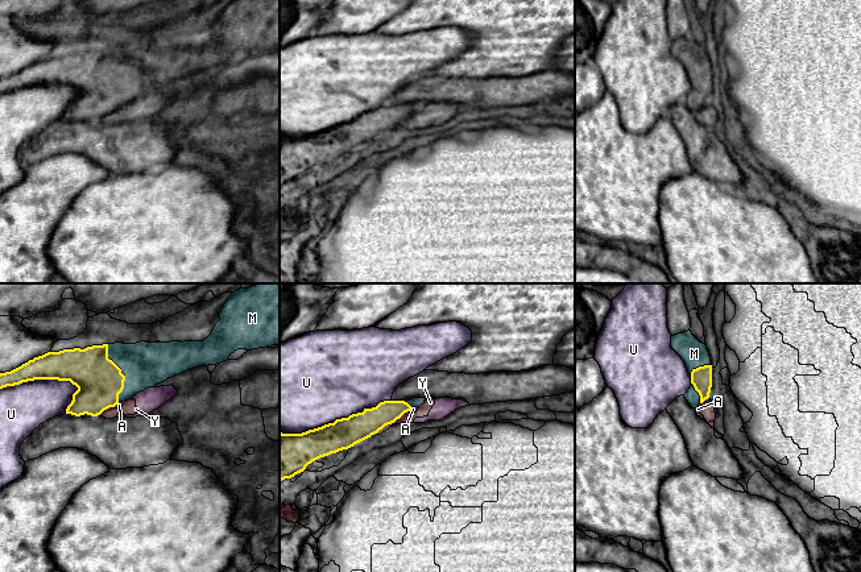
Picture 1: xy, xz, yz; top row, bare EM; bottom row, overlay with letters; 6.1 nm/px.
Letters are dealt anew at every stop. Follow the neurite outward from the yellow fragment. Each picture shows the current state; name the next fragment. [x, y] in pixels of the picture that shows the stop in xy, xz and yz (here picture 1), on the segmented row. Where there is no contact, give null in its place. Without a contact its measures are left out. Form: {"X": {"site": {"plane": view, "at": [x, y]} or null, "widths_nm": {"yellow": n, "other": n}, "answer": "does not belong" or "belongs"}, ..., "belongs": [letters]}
{"A": {"site": {"plane": "yz", "at": [704, 400]}, "widths_nm": {"yellow": 130, "other": 40}, "answer": "does not belong"}, "M": {"site": {"plane": "xy", "at": [121, 373]}, "widths_nm": {"yellow": 280, "other": 280}, "answer": "belongs"}, "U": {"site": {"plane": "xz", "at": [335, 421]}, "widths_nm": {"yellow": 190, "other": 480}, "answer": "does not belong"}, "Y": {"site": {"plane": "xz", "at": [392, 422]}, "widths_nm": {"yellow": 170, "other": 70}, "answer": "does not belong"}, "belongs": ["M"]}

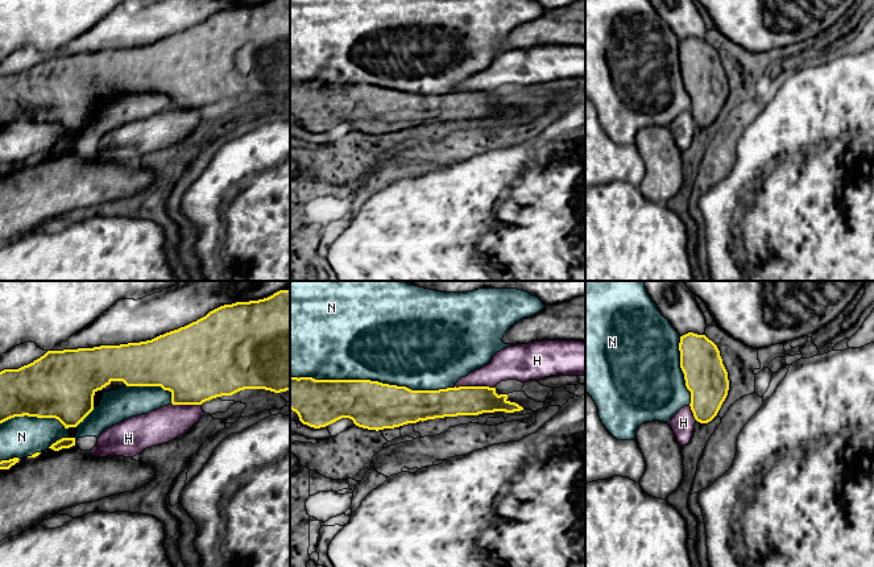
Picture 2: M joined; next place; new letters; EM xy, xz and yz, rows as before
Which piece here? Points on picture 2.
{"H": {"site": {"plane": "xz", "at": [475, 387]}, "widths_nm": {"yellow": 180, "other": 190}, "answer": "does not belong"}, "N": {"site": {"plane": "xz", "at": [373, 381]}, "widths_nm": {"yellow": 300, "other": 480}, "answer": "does not belong"}, "belongs": []}

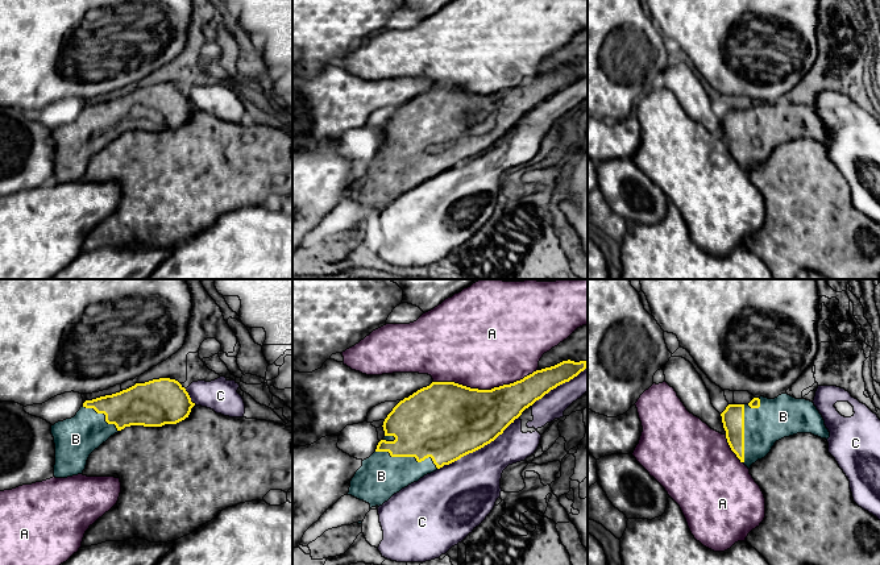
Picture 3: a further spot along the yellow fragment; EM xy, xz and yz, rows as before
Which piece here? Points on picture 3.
{"A": {"site": {"plane": "xz", "at": [480, 390]}, "widths_nm": {"yellow": 460, "other": 480}, "answer": "does not belong"}, "B": {"site": {"plane": "xz", "at": [409, 456]}, "widths_nm": {"yellow": 420, "other": 280}, "answer": "belongs"}, "C": {"site": {"plane": "xz", "at": [478, 448]}, "widths_nm": {"yellow": 460, "other": 360}, "answer": "does not belong"}, "belongs": ["B"]}

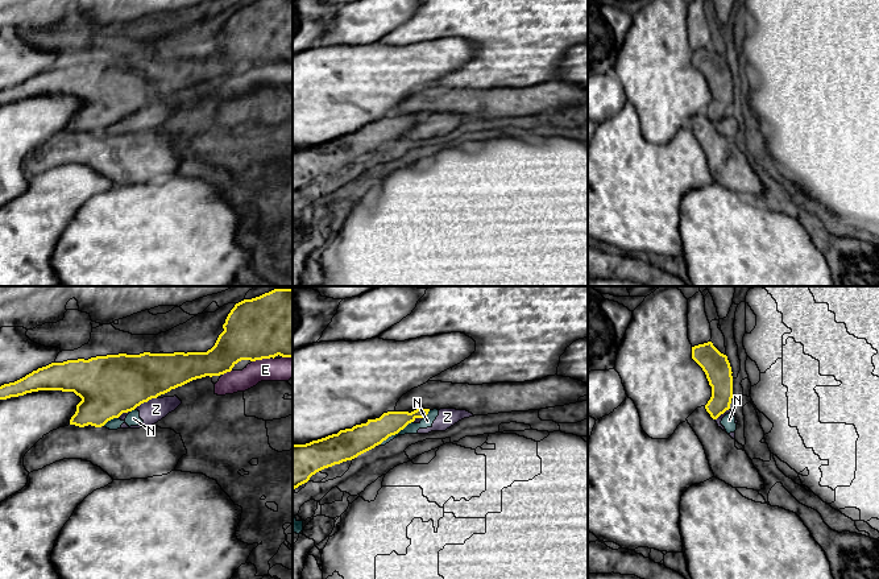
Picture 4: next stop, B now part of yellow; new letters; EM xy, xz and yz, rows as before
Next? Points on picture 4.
{"E": {"site": {"plane": "xy", "at": [260, 359]}, "widths_nm": {"yellow": 380, "other": 140}, "answer": "does not belong"}, "N": {"site": {"plane": "xz", "at": [396, 433]}, "widths_nm": {"yellow": 170, "other": 70}, "answer": "does not belong"}, "Z": {"site": {"plane": "xy", "at": [144, 401]}, "widths_nm": {"yellow": 380, "other": 140}, "answer": "does not belong"}, "belongs": []}

